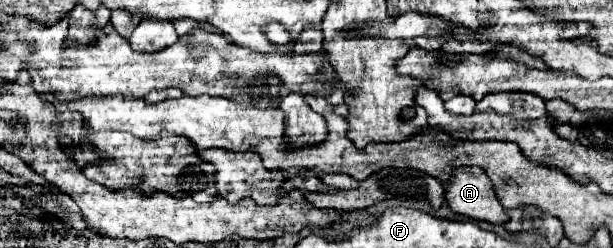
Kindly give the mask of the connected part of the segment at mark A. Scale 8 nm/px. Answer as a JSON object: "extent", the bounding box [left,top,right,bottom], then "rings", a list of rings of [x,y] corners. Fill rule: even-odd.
{"extent":[445,166,509,224],"rings":[[[477,166],[457,168],[453,172],[445,190],[445,200],[455,214],[473,220],[485,220],[493,224],[503,224],[509,220],[495,196],[489,176],[485,176],[485,170]]]}

